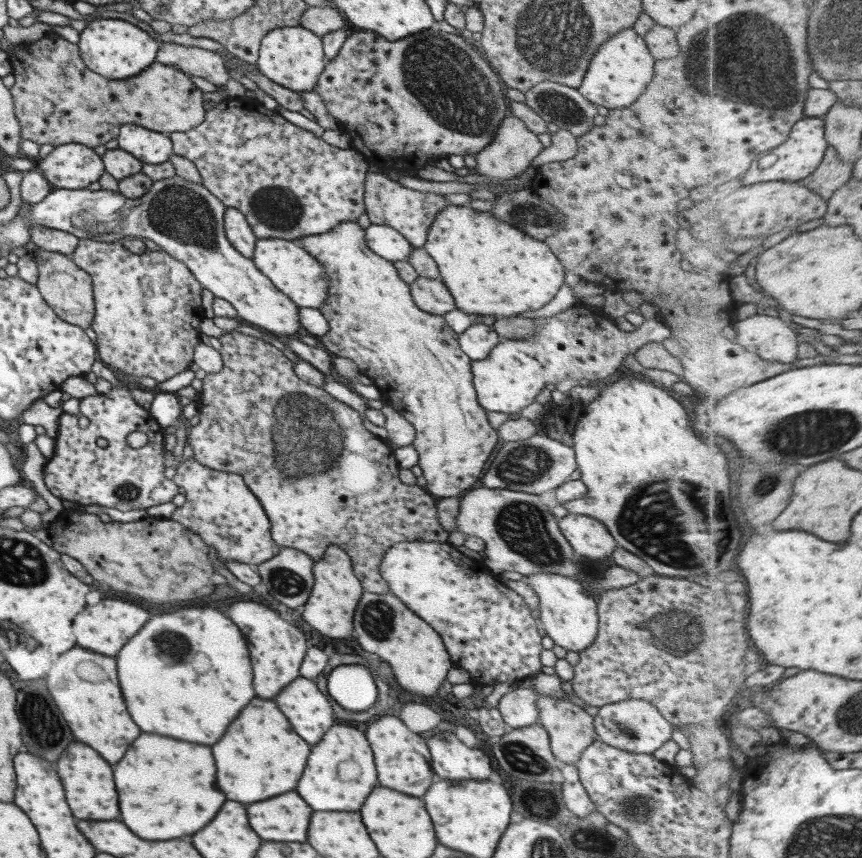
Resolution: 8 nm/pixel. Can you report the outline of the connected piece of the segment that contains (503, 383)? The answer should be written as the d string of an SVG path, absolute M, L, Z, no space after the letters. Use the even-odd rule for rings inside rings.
M580 278L571 290L574 298L573 304L564 312L557 312L550 318L535 318L534 333L530 339L501 338L485 358L470 362L472 385L481 408L489 412L505 412L505 414L519 412L521 408L529 406L534 401L535 396L539 394L539 391L543 390L547 384L556 385L557 382L569 378L577 380L585 378L589 382L607 378L619 368L627 354L634 353L646 343L661 343L664 339L670 338L668 326L661 322L659 317L644 319L642 324L635 327L634 331L624 332L617 329L614 322L601 311L594 311L593 306L585 302L585 298L603 294L604 288L598 281L588 281Z

